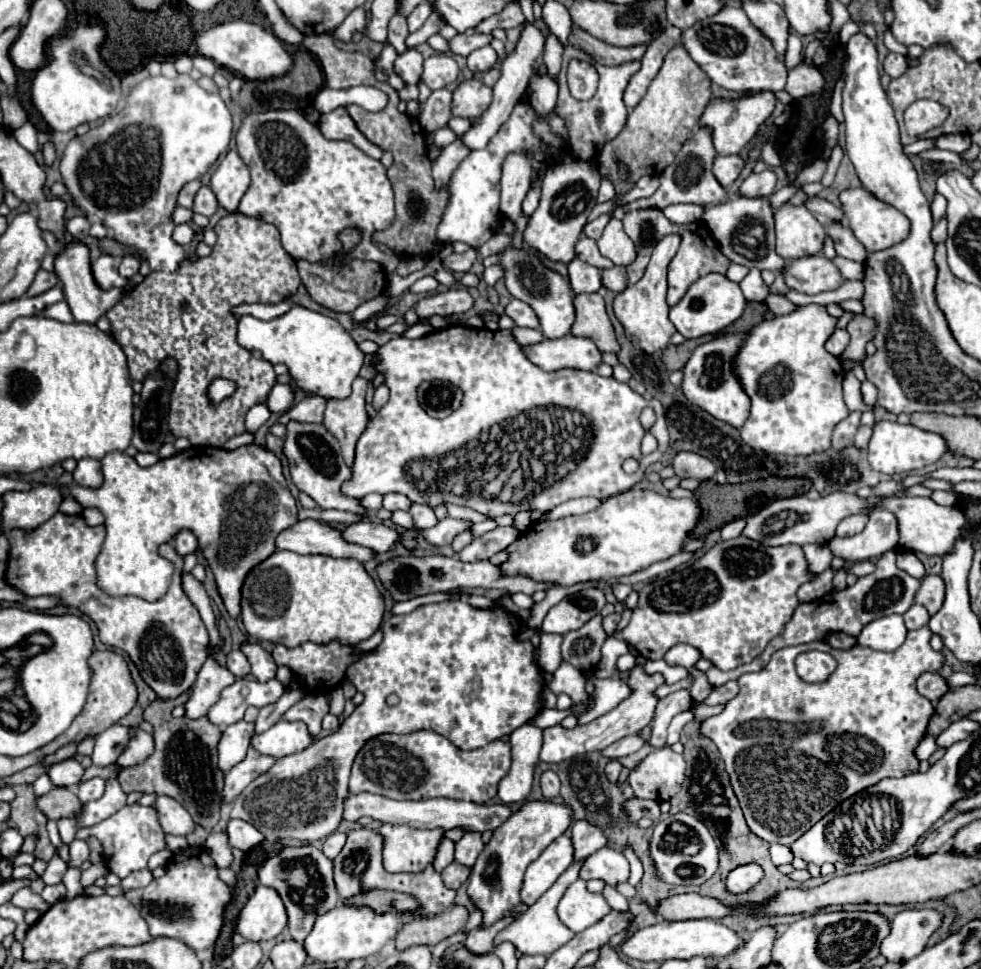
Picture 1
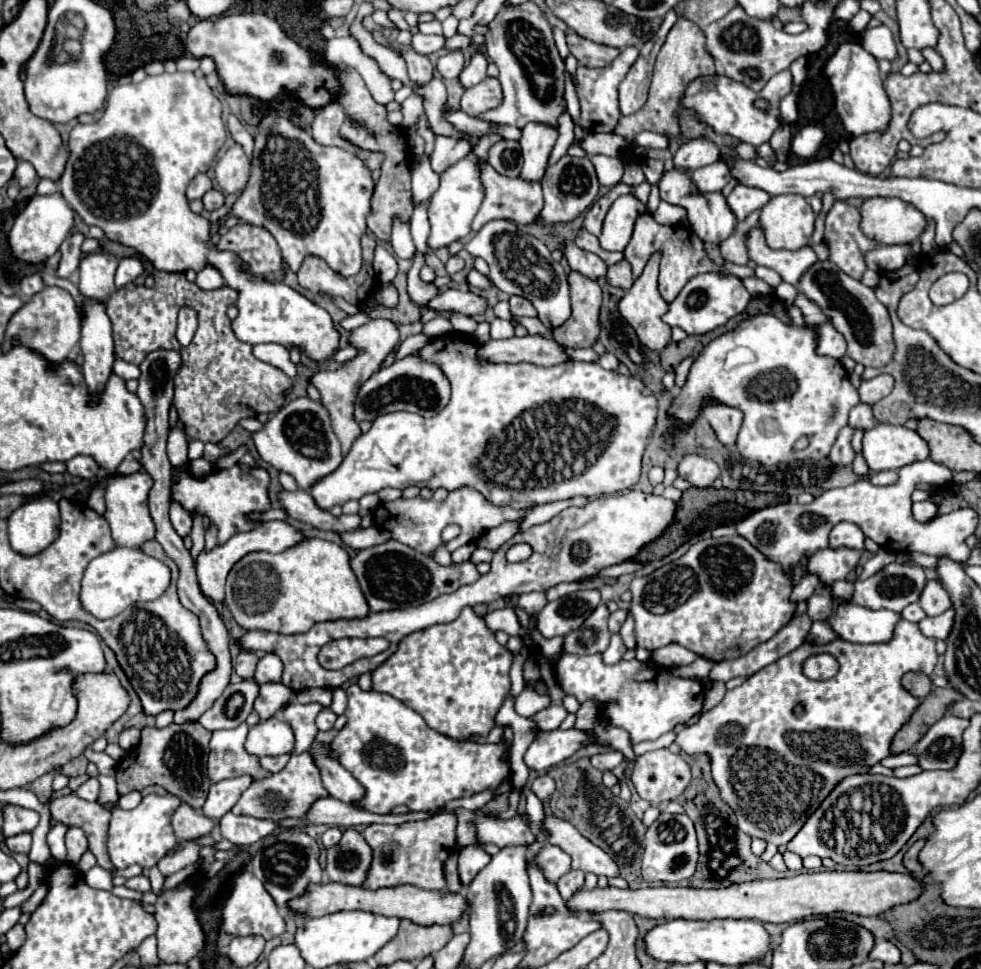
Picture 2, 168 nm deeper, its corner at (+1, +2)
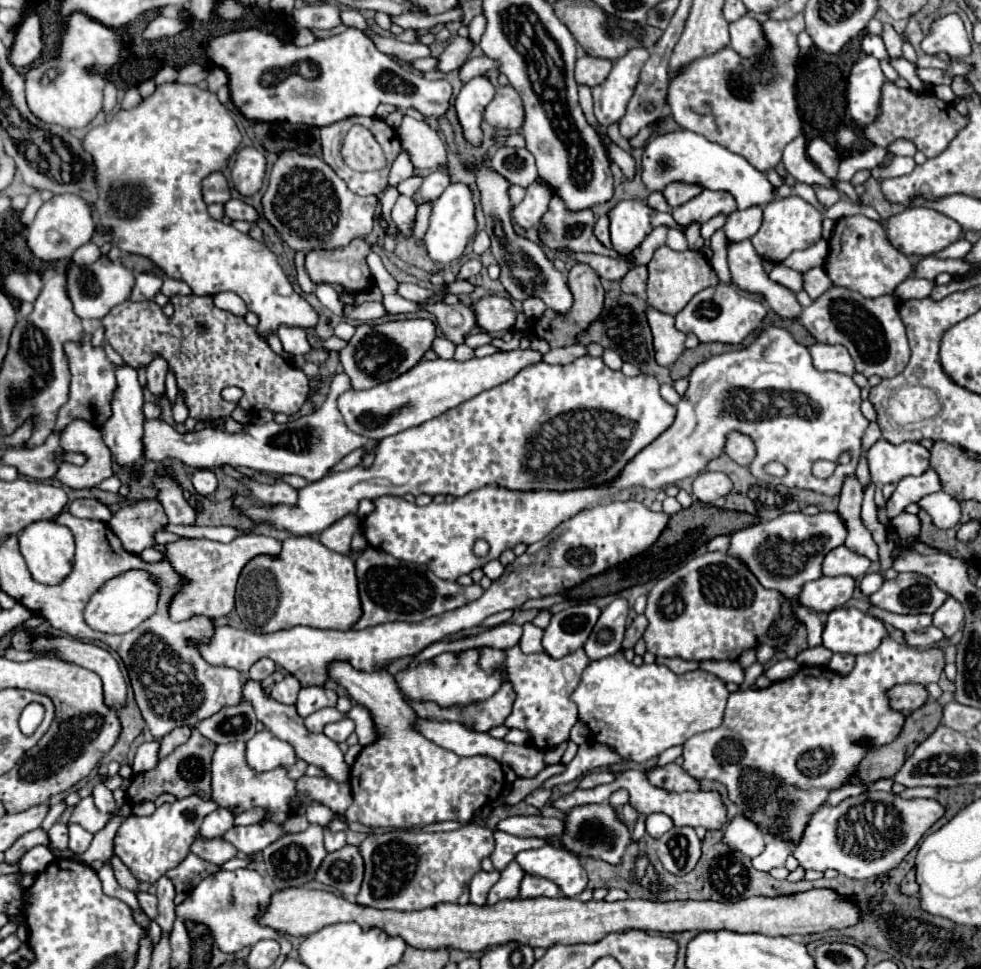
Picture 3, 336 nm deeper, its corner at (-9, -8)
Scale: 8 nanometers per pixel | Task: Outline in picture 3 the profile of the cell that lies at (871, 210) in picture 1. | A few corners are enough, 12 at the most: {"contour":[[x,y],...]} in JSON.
{"contour":[[911,206],[887,220],[889,242],[929,256],[963,236],[959,224]]}

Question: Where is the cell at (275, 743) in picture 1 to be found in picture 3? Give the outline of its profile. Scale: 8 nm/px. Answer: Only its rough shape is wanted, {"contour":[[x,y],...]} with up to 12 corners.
{"contour":[[269,730],[247,742],[247,764],[275,770],[297,762],[289,742]]}

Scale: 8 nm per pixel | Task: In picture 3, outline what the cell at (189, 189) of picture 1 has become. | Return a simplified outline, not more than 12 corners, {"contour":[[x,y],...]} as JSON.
{"contour":[[223,174],[203,180],[203,200],[225,204],[231,194]]}

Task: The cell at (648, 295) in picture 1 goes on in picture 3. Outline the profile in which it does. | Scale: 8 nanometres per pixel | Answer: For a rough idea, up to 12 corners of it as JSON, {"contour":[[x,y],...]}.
{"contour":[[647,308],[655,360],[671,366],[685,350],[675,318]]}

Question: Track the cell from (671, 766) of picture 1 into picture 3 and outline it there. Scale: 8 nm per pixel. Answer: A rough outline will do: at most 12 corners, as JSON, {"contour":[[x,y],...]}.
{"contour":[[679,764],[645,770],[647,780],[667,792],[695,792],[699,782]]}

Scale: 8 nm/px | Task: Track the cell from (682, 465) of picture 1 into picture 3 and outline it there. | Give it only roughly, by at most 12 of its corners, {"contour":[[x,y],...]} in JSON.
{"contour":[[701,472],[693,482],[697,500],[713,504],[733,484],[723,472]]}

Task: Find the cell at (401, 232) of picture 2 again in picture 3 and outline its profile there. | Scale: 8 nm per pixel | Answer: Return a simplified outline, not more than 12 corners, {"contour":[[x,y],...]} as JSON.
{"contour":[[399,196],[391,220],[403,230],[403,238],[413,234],[415,202],[411,196]]}

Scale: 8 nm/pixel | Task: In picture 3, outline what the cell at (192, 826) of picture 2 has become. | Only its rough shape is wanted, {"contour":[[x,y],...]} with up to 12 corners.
{"contour":[[195,838],[191,852],[211,864],[237,854],[223,838]]}

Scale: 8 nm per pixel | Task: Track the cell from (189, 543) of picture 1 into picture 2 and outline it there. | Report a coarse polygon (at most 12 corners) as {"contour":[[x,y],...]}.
{"contour":[[175,500],[169,518],[179,536],[191,532],[191,514]]}

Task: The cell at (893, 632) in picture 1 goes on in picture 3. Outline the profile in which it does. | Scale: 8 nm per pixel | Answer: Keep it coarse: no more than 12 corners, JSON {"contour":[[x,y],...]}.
{"contour":[[857,608],[827,618],[823,646],[855,656],[887,636],[881,620]]}

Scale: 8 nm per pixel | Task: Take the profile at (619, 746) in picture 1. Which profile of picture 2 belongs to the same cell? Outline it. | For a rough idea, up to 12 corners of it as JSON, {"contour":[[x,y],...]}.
{"contour":[[613,750],[591,756],[591,764],[601,772],[623,762],[621,752]]}

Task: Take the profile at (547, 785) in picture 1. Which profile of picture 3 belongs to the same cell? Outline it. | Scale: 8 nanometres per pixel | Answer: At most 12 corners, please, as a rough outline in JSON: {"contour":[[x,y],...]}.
{"contour":[[537,788],[525,798],[535,808],[551,800],[551,790]]}

